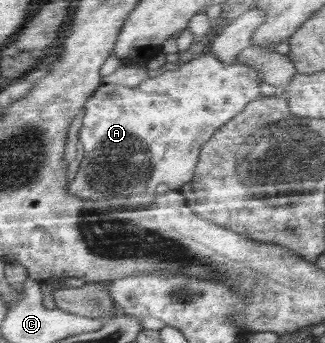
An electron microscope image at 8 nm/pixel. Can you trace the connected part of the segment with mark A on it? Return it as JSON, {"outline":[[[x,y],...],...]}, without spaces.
{"outline":[[[202,54],[195,59],[191,59],[187,63],[181,63],[181,66],[173,71],[165,71],[162,74],[157,74],[153,78],[147,77],[143,83],[137,85],[137,87],[127,87],[119,84],[106,83],[102,84],[96,93],[93,93],[92,97],[84,103],[85,115],[82,118],[81,131],[79,134],[79,140],[83,144],[83,151],[85,155],[81,166],[73,183],[69,183],[69,192],[75,195],[78,199],[84,201],[98,201],[105,205],[110,205],[113,208],[127,208],[127,209],[139,209],[139,207],[147,207],[151,204],[157,196],[157,187],[161,183],[167,181],[181,181],[181,183],[191,182],[193,175],[195,175],[195,163],[199,159],[201,149],[209,139],[212,139],[212,135],[220,130],[221,126],[231,121],[236,115],[239,115],[244,107],[251,103],[254,99],[259,98],[261,89],[259,85],[263,85],[264,78],[260,75],[260,71],[253,68],[249,64],[241,64],[241,62],[235,62],[233,64],[227,64],[221,62],[215,54]]]}

